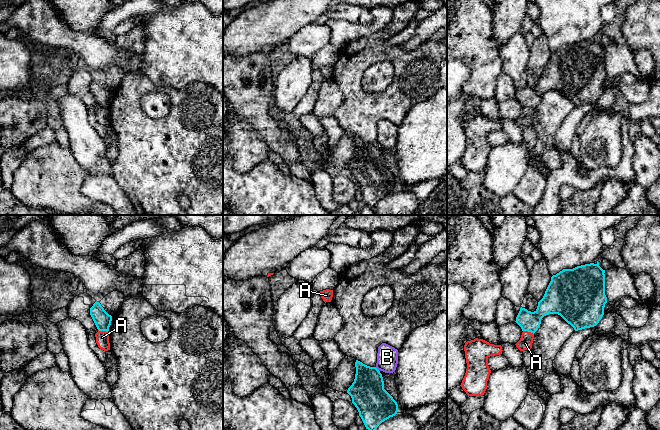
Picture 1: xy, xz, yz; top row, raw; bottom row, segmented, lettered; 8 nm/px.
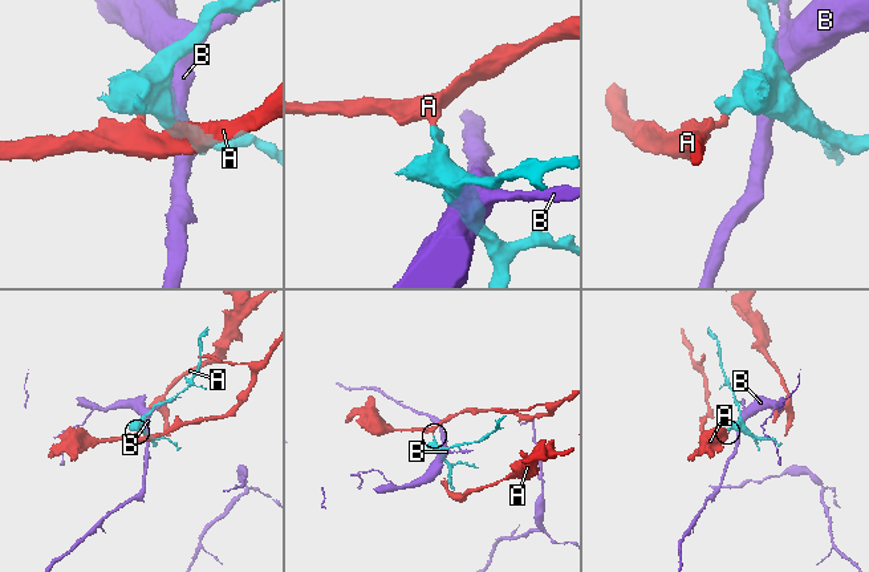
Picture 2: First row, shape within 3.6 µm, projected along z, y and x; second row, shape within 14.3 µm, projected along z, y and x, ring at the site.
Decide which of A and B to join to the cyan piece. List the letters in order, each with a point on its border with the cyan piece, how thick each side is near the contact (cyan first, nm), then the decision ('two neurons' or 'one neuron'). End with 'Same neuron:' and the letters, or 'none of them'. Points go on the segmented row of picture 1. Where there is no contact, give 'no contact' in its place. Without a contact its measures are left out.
A: contact yz (528, 331); calibres 160 and 110 nm; two neurons
B: contact xz (377, 369); calibres 280 and 180 nm; two neurons
Same neuron: none of them

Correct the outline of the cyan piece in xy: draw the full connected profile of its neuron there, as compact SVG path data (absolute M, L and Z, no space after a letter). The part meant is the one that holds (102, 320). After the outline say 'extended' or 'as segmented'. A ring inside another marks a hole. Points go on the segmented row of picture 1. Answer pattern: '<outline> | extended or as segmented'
M95 302L90 308L90 315L99 331L109 331L112 316L109 315L99 302Z | as segmented

